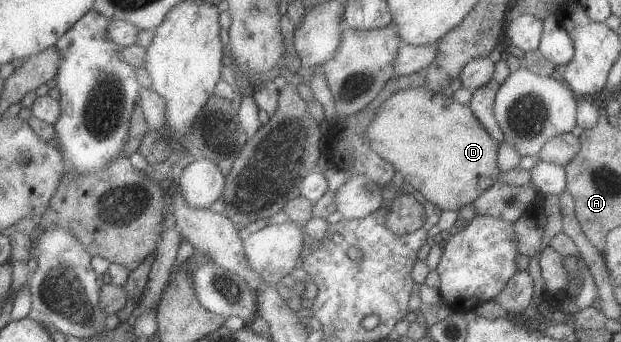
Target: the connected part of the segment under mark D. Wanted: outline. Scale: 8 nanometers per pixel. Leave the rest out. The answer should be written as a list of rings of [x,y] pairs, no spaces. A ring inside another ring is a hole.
[[[410,87],[388,95],[376,109],[372,121],[368,121],[365,134],[372,151],[392,165],[404,182],[412,185],[413,193],[426,198],[441,210],[458,211],[464,205],[472,203],[500,178],[496,163],[496,141],[476,121],[469,105],[458,104],[450,96],[440,92],[432,93],[424,87]]]

